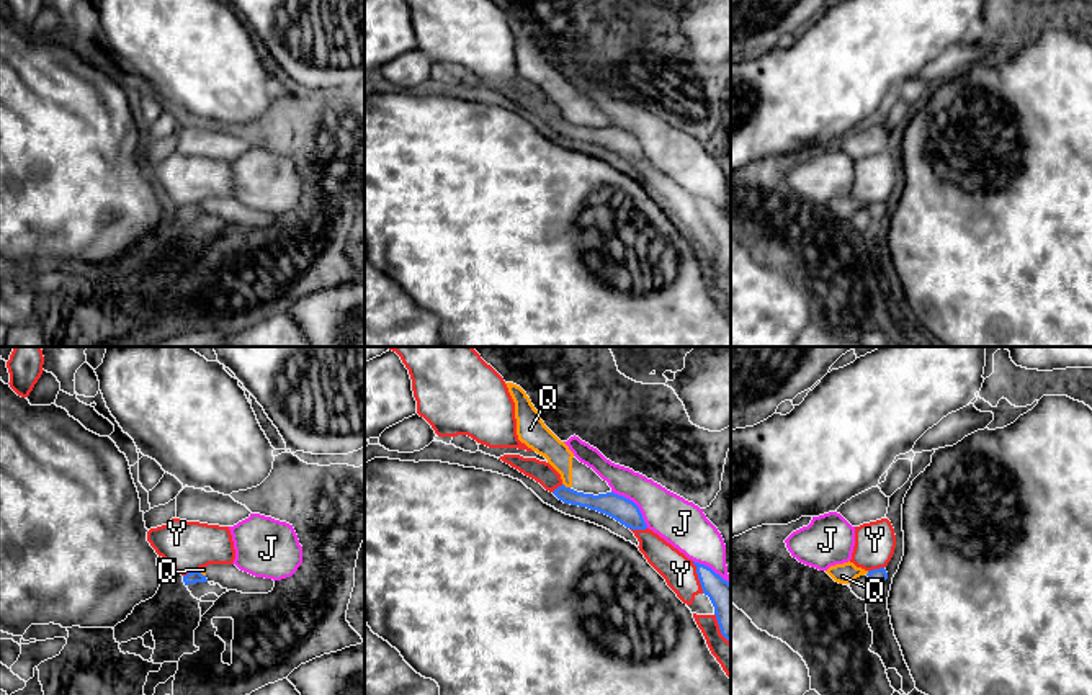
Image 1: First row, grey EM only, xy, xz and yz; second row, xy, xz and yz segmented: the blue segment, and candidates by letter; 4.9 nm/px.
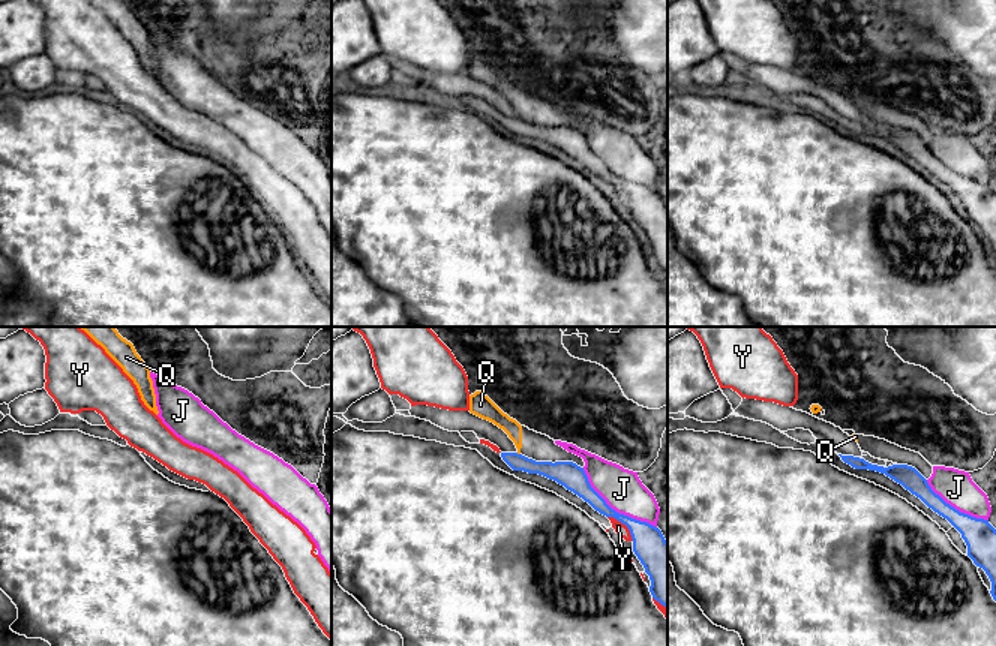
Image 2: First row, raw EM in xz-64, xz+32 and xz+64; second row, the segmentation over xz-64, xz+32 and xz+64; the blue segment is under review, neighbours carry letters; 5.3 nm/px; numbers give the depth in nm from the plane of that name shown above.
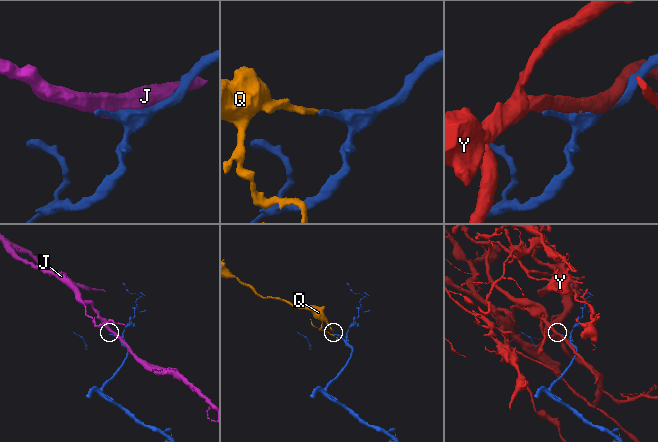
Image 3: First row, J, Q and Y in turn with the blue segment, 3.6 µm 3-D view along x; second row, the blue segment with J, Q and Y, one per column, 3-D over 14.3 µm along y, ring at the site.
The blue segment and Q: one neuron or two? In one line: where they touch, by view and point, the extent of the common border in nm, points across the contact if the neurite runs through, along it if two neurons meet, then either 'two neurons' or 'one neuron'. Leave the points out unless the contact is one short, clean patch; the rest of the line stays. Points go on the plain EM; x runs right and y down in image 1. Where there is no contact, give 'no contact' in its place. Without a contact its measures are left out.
contact xz (564, 120); length 50 nm; border xz (563, 116), (569, 121); two neurons

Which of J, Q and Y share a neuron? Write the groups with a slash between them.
J / Q / Y

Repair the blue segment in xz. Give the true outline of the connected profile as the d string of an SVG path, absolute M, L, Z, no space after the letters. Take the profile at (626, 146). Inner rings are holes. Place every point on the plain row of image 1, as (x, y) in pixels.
M562 118L557 123L554 123L553 128L564 137L587 141L590 144L605 147L615 152L616 155L620 155L621 159L624 159L626 162L631 164L647 162L639 141L633 134L618 129L615 126L593 129L593 128L577 126Z

